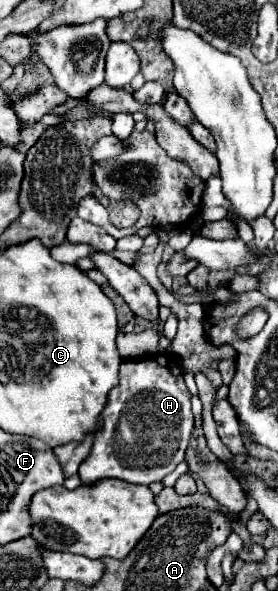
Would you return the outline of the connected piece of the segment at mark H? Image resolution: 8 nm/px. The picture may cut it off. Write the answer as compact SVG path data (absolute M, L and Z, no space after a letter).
M155 354L143 360L123 360L119 368L119 384L109 392L107 404L101 412L101 428L97 428L91 454L81 462L81 484L93 484L101 478L121 478L131 484L161 482L185 458L189 438L193 432L191 392L185 386L183 370L171 354Z

